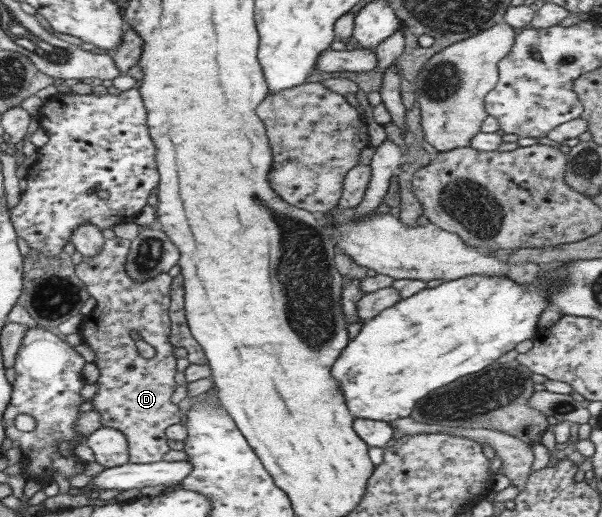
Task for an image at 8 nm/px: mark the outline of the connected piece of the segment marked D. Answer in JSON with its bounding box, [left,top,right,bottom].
[75,236,180,464]

